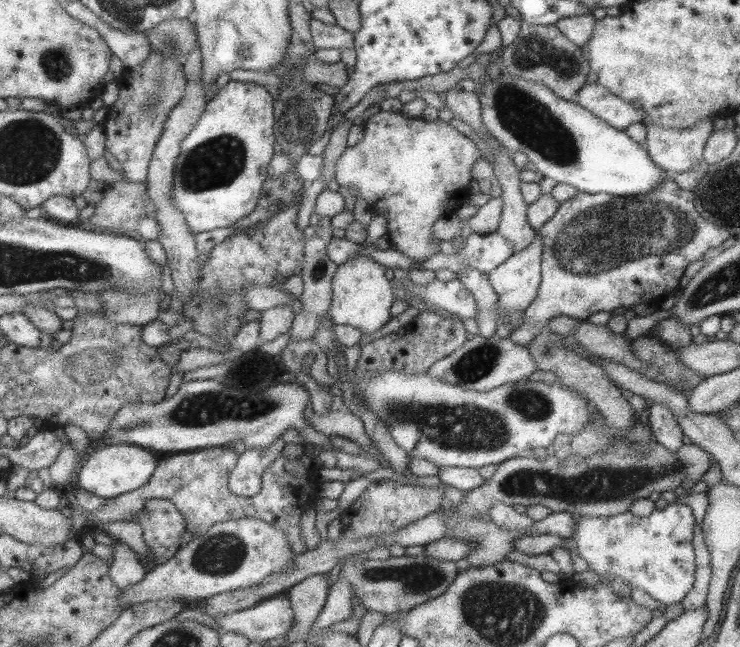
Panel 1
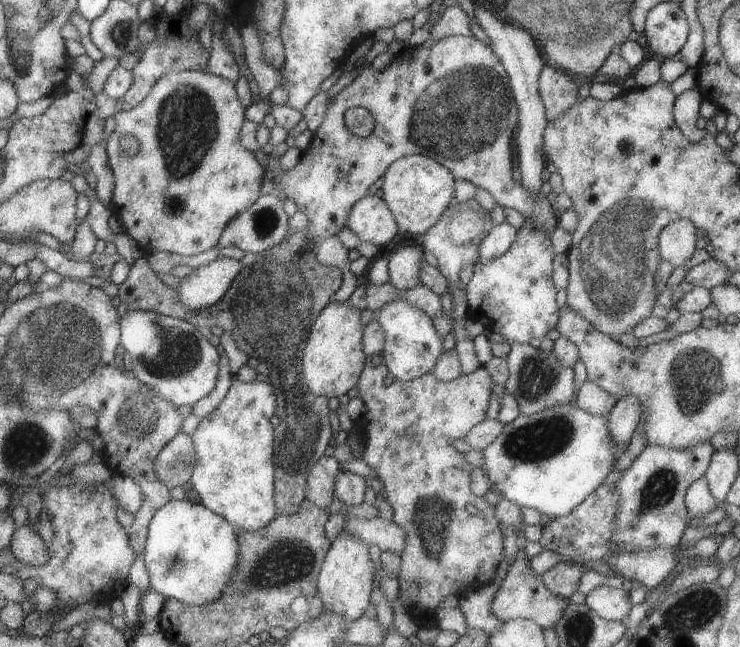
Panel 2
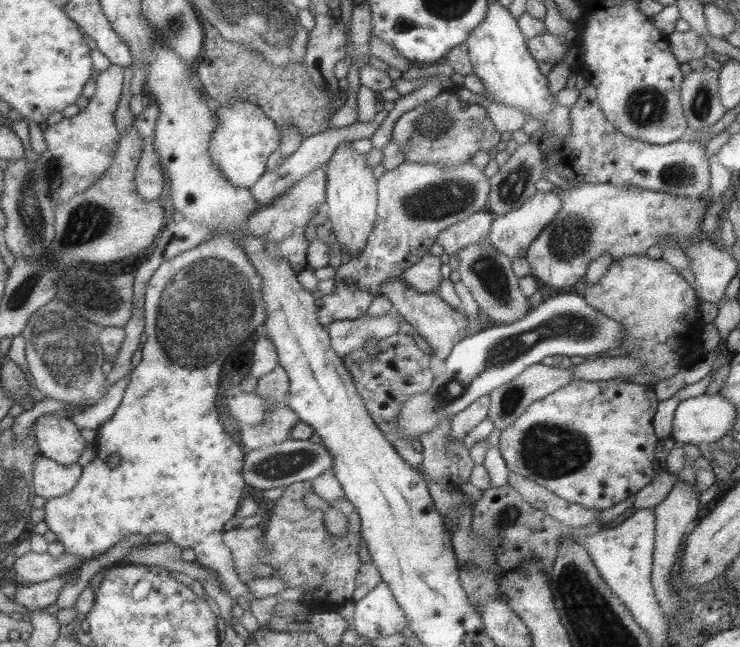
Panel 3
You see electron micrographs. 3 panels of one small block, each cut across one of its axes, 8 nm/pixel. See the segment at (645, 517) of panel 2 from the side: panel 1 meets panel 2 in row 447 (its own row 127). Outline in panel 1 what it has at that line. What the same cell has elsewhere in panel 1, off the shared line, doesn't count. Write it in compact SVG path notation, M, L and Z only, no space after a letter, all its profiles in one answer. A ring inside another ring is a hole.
M713 120L701 121L692 128L664 128L656 124L644 123L647 130L644 147L652 160L664 170L669 171L671 176L696 167L703 159L706 142L714 130Z

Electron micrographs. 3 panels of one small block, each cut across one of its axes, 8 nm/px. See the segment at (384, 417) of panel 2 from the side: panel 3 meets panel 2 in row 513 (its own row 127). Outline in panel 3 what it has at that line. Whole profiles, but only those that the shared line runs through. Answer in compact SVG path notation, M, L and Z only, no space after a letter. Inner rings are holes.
M442 91L432 100L422 102L400 116L393 127L392 139L398 142L406 162L434 162L438 166L454 168L468 162L478 150L492 150L500 142L500 134L484 106L468 104L458 94Z

